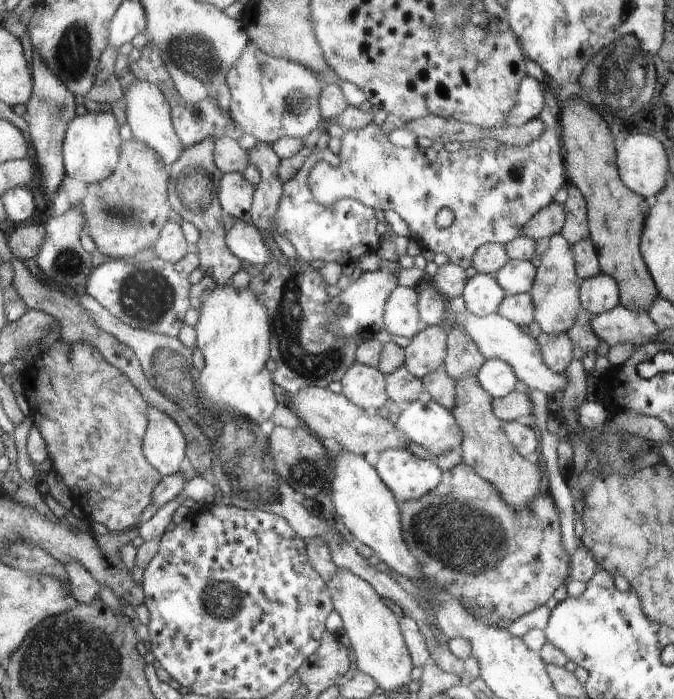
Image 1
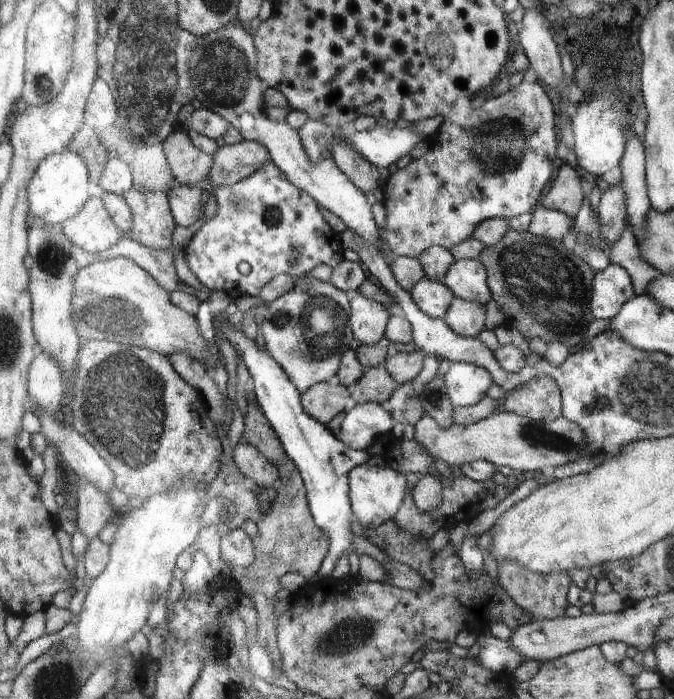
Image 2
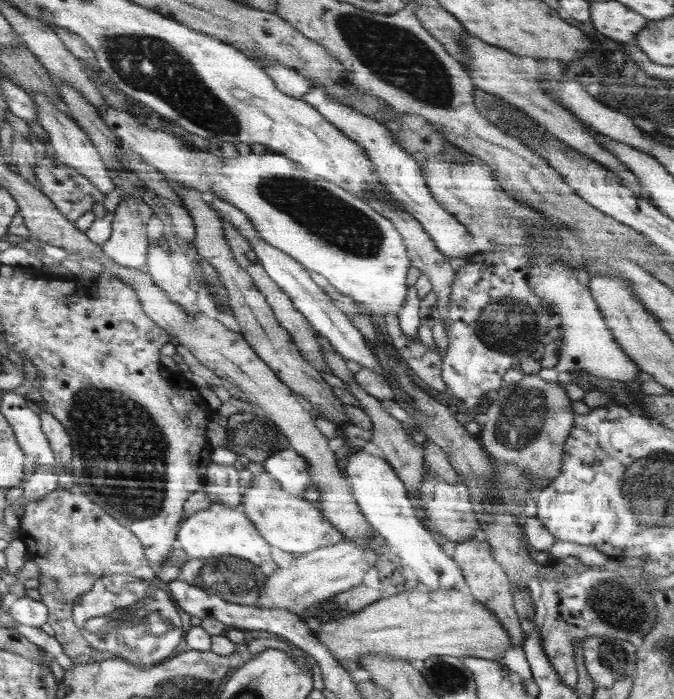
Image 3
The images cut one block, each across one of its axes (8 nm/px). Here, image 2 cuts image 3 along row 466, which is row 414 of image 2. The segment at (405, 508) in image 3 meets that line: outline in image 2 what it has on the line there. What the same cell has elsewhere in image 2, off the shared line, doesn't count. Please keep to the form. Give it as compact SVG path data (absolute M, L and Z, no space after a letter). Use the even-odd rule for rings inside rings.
M358 403L346 414L336 438L354 450L365 451L382 434L392 431L395 424L394 417L381 404Z

